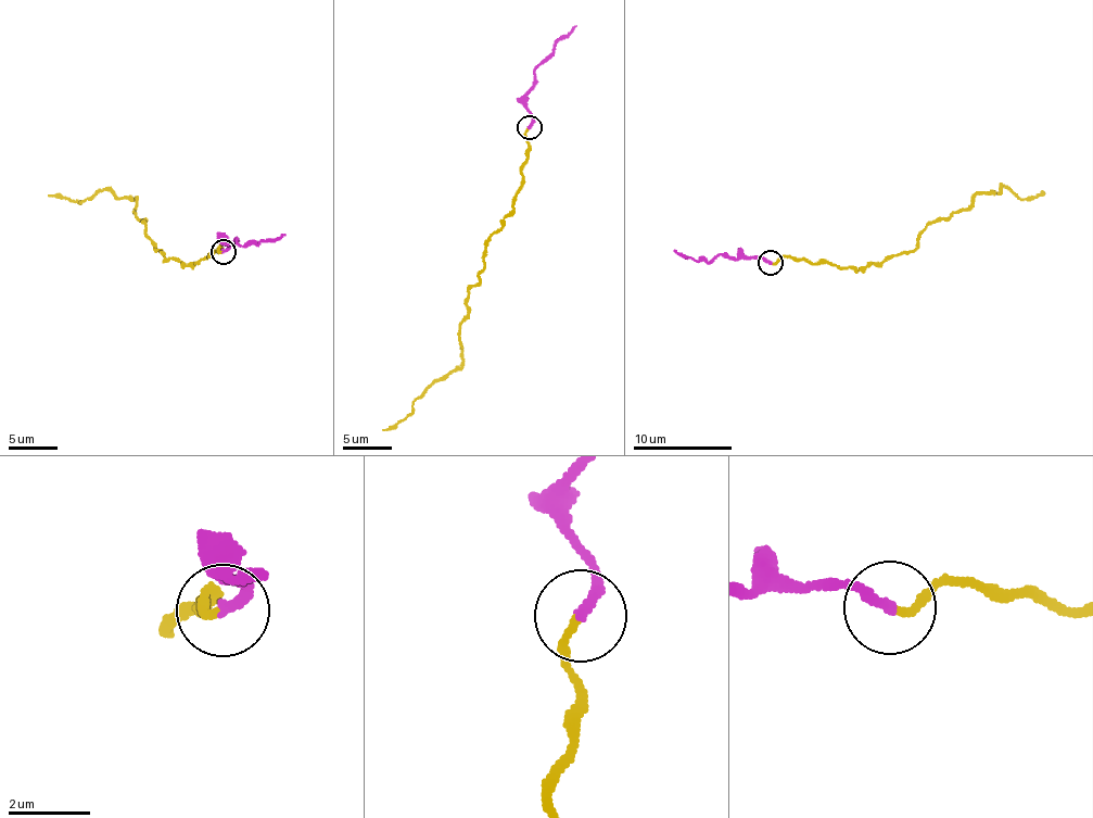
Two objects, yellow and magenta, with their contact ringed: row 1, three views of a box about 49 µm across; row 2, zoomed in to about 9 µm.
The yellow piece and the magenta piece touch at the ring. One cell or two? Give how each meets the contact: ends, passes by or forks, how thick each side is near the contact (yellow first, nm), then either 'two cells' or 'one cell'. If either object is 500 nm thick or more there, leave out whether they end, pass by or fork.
yellow ends there; magenta ends there; 190 nm thick on the yellow side, 280 nm on the other; one cell

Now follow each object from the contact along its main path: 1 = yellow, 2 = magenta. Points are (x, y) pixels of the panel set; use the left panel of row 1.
1: (223, 252), (185, 264), (166, 259), (135, 213), (136, 198), (104, 189), (73, 202), (49, 194)
2: (223, 252), (228, 246), (227, 240), (257, 244), (286, 235)

